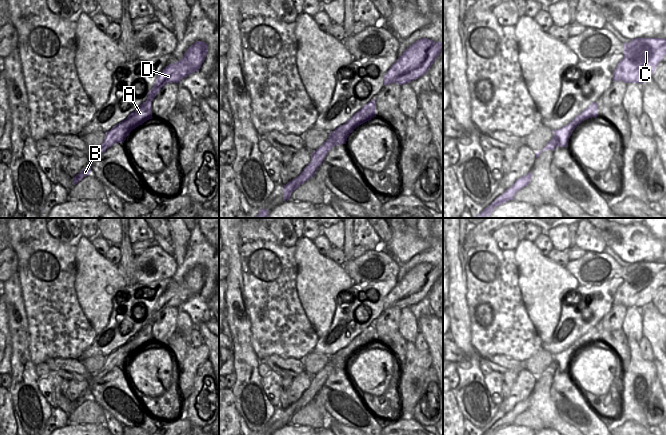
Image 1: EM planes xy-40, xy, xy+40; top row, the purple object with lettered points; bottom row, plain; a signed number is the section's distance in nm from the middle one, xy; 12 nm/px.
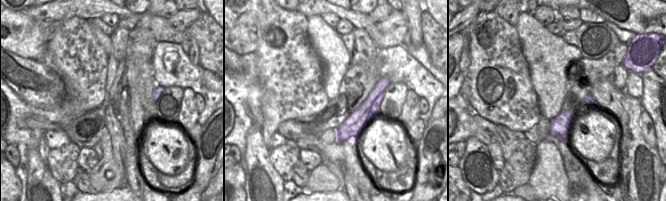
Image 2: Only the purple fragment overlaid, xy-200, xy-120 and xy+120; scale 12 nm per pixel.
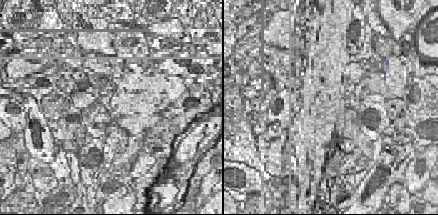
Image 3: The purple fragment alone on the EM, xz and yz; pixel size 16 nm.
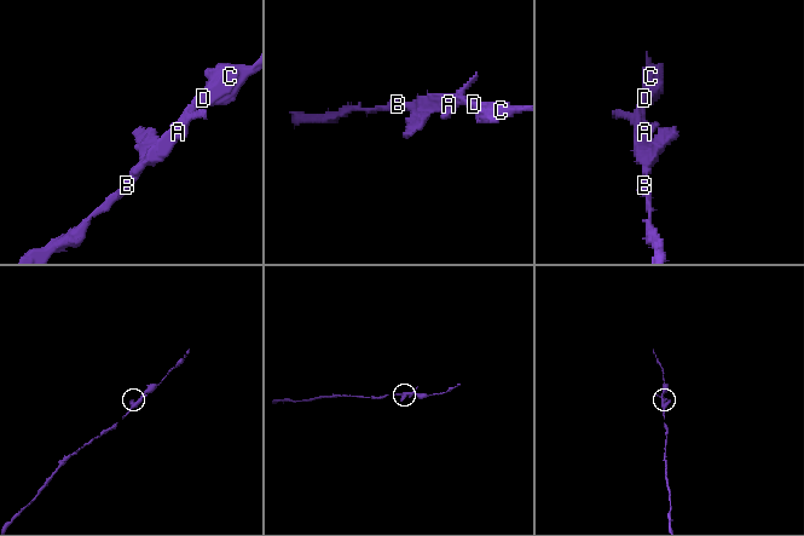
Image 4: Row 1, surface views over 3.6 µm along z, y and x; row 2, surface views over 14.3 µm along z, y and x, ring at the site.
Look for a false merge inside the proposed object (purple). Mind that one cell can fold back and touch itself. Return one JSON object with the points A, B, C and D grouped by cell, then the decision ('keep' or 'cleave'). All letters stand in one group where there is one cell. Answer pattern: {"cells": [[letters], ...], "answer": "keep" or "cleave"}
{"cells": [["A", "B", "C", "D"]], "answer": "keep"}

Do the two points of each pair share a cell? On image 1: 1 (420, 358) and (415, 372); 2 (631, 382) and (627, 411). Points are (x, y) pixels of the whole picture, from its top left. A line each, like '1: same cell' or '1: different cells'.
1: same cell
2: same cell

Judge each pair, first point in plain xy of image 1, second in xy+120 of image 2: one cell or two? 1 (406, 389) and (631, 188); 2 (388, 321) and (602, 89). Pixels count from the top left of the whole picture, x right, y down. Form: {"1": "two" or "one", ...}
{"1": "one", "2": "two"}

